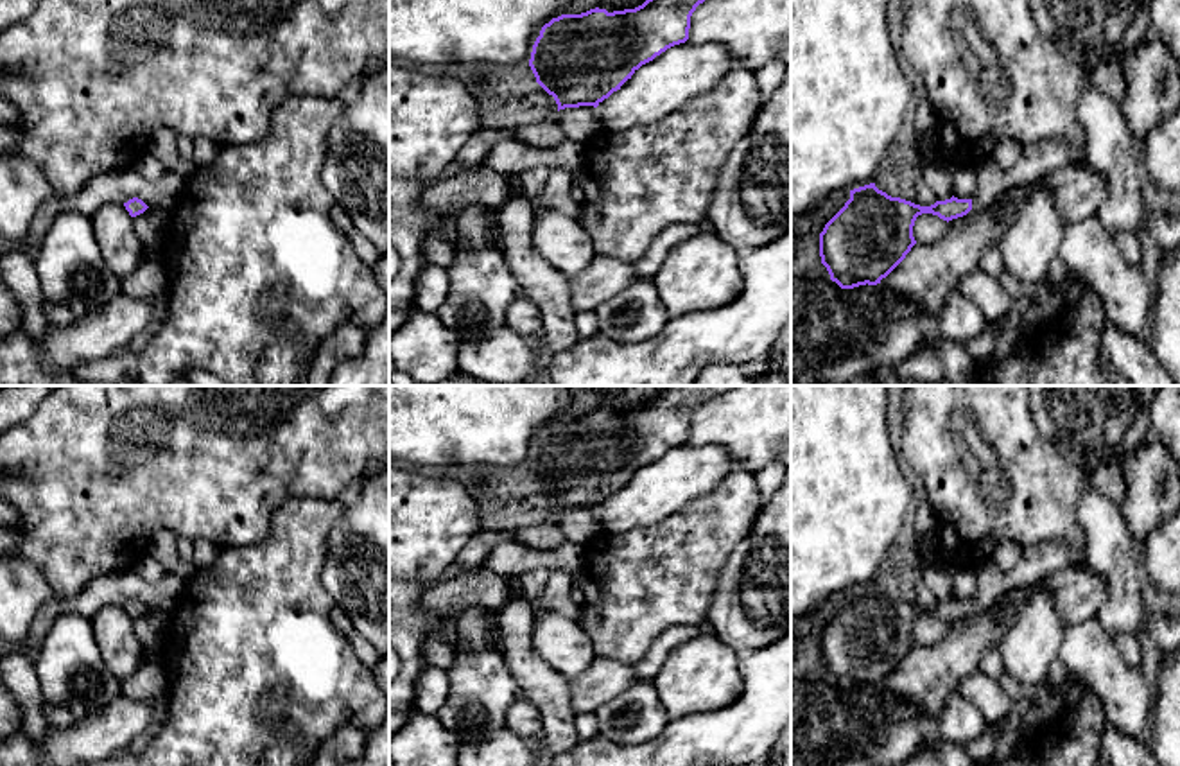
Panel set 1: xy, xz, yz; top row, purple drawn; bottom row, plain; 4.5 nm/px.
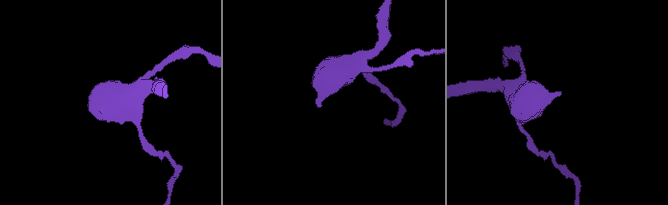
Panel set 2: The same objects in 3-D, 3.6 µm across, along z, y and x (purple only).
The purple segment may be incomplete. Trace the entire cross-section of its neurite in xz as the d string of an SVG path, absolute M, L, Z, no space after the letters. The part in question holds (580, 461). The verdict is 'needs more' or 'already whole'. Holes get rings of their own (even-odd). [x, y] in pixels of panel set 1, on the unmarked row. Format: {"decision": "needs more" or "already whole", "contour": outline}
{"decision": "already whole", "contour": "M667 386L635 411L590 411L581 416L561 416L545 425L536 440L529 468L536 484L554 499L558 513L565 509L594 508L631 481L646 465L667 450L689 441L690 418L707 400L737 386Z"}

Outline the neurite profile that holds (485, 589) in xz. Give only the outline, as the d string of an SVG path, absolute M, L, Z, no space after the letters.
M484 567L429 587L421 606L439 615L456 615L470 606L497 610L506 605L509 594L506 578Z

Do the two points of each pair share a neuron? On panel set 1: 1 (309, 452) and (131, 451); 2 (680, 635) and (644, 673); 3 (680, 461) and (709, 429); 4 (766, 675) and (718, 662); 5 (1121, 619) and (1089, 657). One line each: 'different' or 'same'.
1: same
2: same
3: different
4: different
5: different

